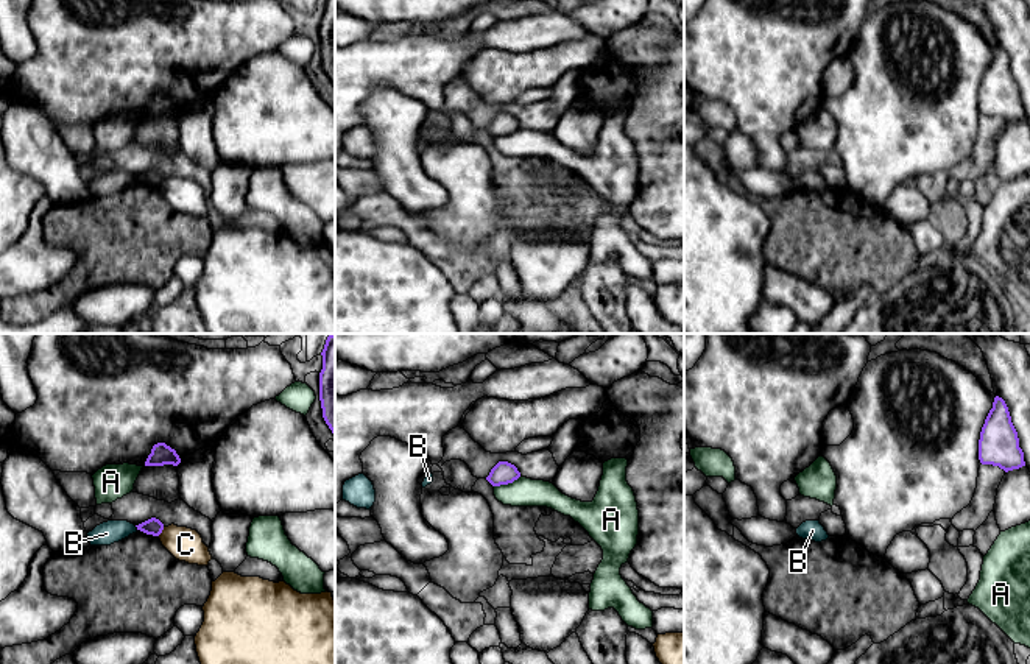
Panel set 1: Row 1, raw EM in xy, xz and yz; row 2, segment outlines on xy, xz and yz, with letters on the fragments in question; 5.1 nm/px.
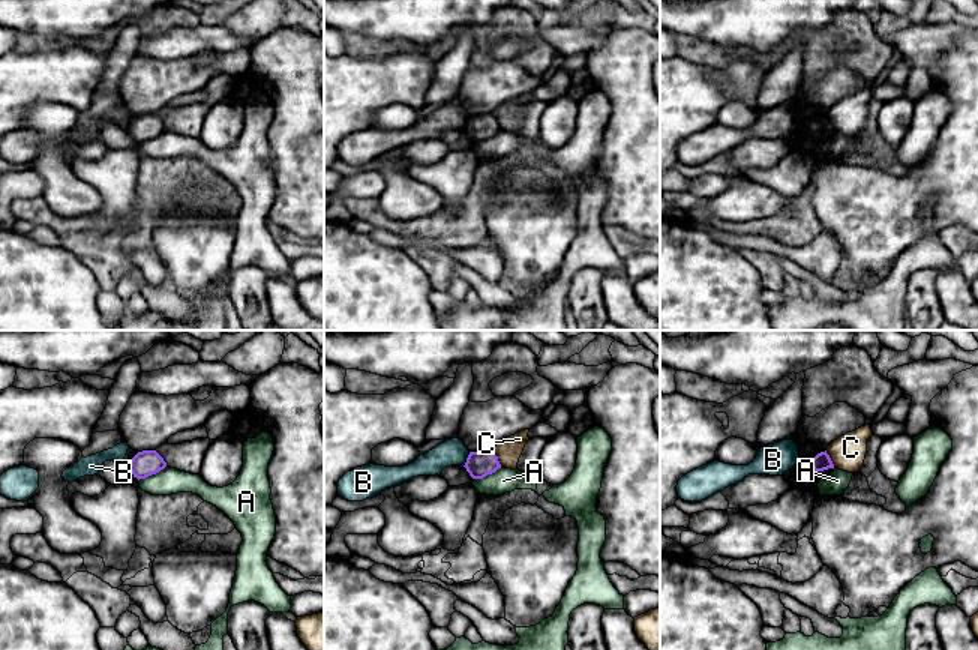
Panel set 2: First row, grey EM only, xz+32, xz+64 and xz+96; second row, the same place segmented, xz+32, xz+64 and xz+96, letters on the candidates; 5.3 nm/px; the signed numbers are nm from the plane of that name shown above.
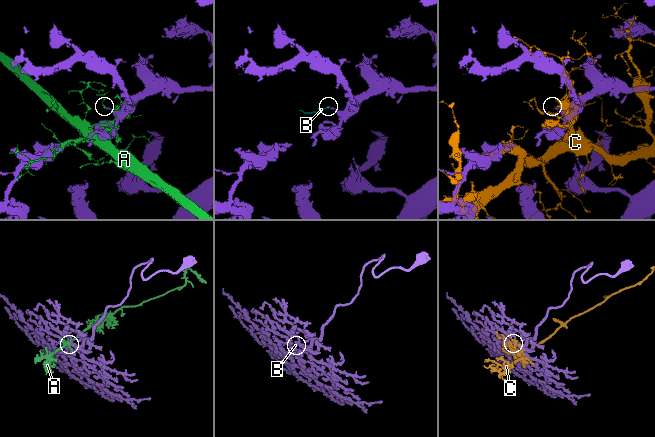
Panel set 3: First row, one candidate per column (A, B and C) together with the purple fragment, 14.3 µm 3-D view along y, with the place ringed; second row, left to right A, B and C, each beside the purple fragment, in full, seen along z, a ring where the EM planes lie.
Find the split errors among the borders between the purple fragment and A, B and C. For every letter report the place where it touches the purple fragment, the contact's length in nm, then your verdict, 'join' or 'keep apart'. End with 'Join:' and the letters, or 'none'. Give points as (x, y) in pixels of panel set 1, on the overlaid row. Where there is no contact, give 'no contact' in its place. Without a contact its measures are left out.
A: xz (507, 483) | 160 nm | keep apart
B: xy (136, 526) | 30 nm | keep apart
C: xy (161, 532) | 60 nm | keep apart
Join: none

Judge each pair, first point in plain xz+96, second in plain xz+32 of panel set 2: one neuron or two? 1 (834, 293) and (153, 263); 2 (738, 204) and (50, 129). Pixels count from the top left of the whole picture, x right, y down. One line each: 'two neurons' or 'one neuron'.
1: two neurons
2: one neuron

